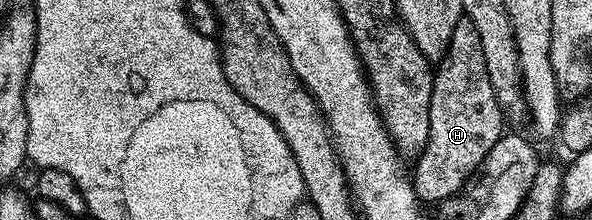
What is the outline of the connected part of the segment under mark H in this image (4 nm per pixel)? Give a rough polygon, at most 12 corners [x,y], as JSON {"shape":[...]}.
{"shape":[[457,20],[431,84],[420,203],[453,196],[505,133],[481,36]]}

